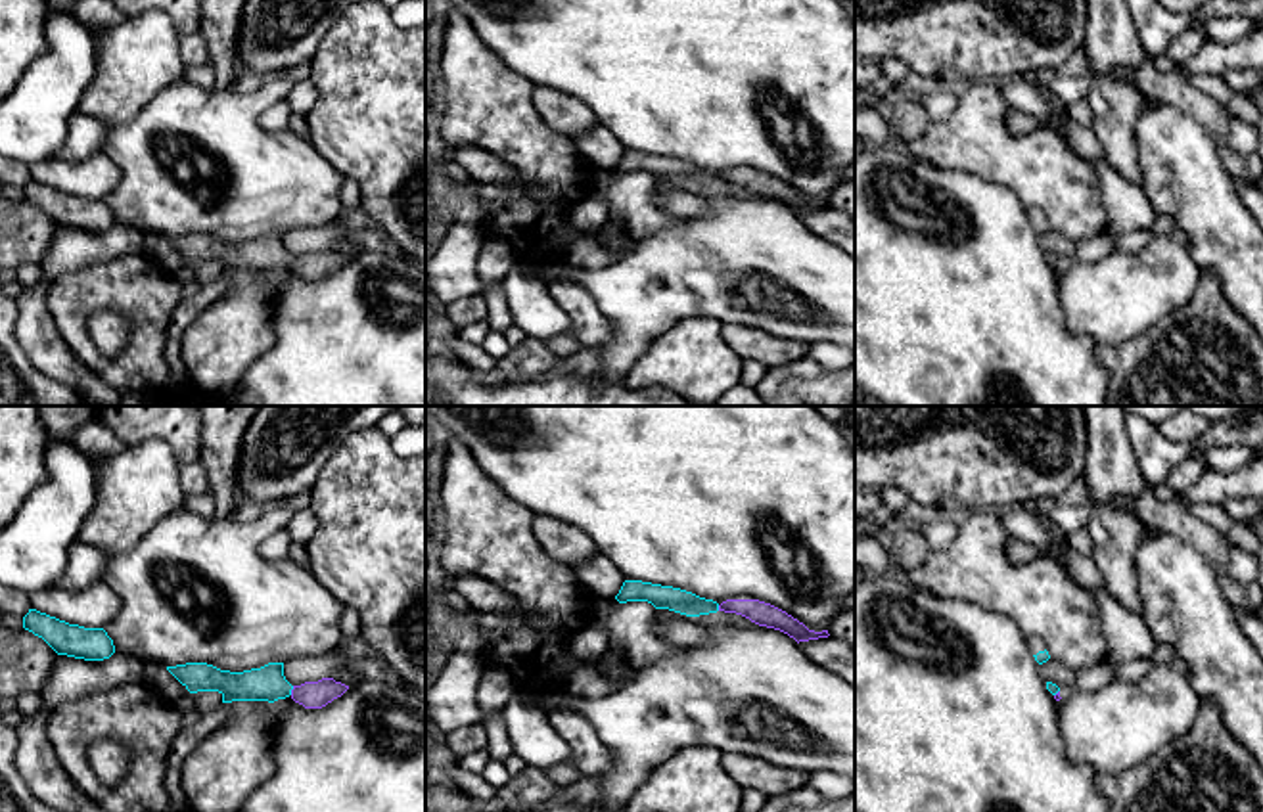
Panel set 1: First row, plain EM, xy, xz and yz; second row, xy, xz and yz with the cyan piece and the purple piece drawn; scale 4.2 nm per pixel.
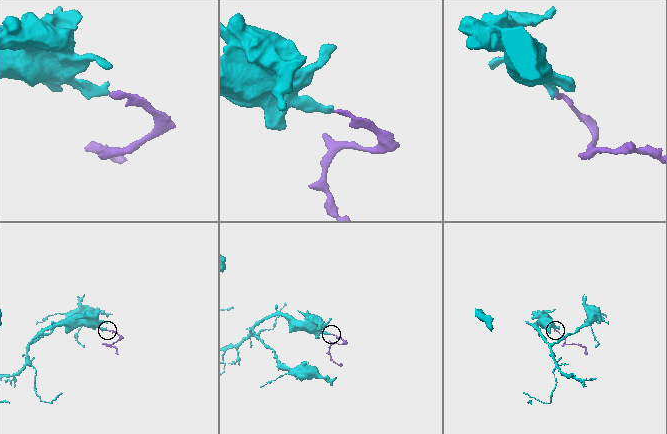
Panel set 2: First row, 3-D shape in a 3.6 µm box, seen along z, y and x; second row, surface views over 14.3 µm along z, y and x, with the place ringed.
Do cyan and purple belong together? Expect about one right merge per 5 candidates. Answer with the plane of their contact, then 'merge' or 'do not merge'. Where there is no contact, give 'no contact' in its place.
xy | merge

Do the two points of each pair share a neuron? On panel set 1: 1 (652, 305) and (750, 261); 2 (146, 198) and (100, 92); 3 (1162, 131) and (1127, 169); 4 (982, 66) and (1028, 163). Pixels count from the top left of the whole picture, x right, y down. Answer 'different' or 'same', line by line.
1: same
2: different
3: different
4: different

